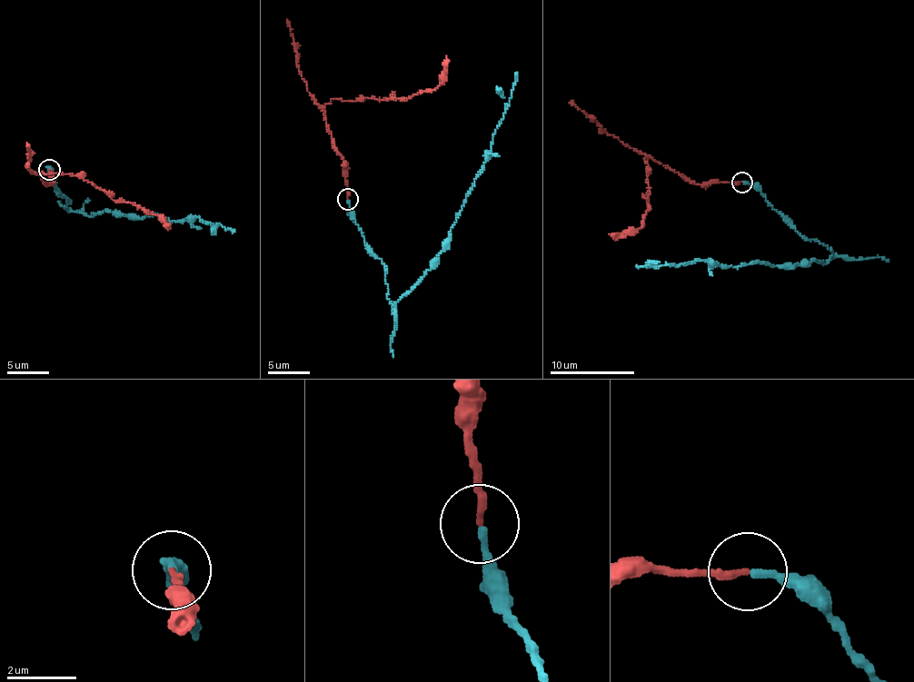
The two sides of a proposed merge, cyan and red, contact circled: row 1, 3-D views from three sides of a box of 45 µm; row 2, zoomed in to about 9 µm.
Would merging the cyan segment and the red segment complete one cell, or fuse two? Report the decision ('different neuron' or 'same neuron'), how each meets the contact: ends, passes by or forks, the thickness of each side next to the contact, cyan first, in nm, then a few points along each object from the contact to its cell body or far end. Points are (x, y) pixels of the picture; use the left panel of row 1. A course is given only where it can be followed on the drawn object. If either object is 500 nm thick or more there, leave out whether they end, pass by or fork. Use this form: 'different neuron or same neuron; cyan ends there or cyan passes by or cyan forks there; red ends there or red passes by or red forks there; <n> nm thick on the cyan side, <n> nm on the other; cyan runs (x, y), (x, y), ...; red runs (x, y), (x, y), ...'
same neuron; cyan ends there; red ends there; 240 nm thick on the cyan side, 240 nm on the other; cyan runs (48, 169), (57, 192), (69, 201), (64, 207), (74, 212), (175, 222), (195, 215), (234, 230); red runs (49, 169), (53, 180), (48, 185), (44, 173), (81, 175), (114, 201), (124, 200), (163, 217), (169, 225)

